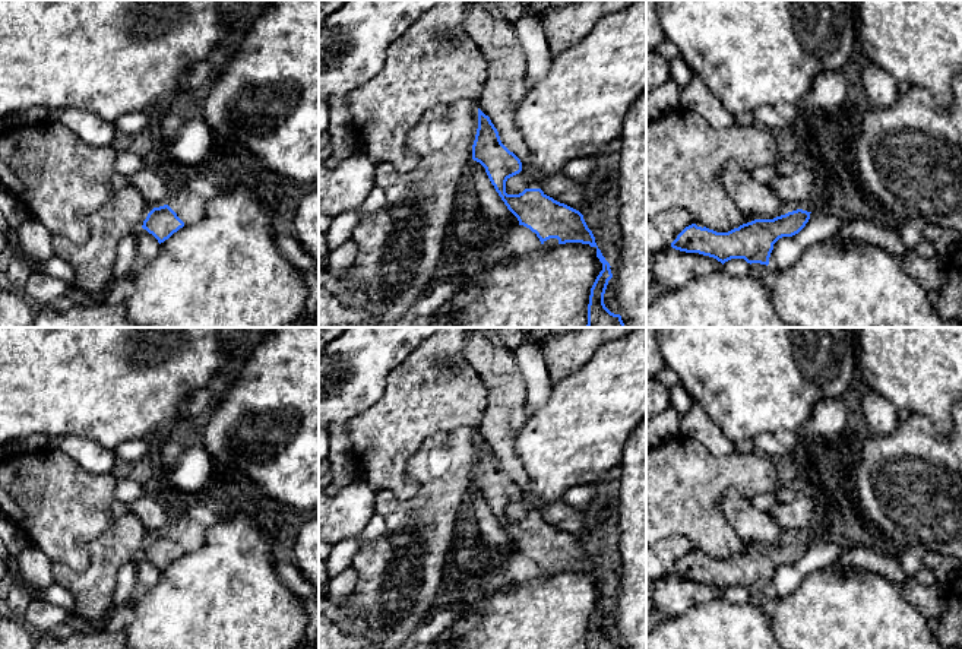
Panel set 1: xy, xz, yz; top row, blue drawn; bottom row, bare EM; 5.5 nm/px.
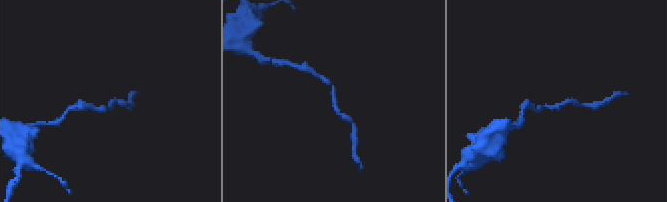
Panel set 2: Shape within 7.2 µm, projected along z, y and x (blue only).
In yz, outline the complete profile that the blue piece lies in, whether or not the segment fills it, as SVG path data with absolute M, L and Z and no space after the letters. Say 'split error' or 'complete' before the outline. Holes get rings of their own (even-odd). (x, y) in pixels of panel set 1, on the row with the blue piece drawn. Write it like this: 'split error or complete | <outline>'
complete | M803 209L773 219L754 219L728 232L716 232L692 224L686 227L671 247L686 253L699 253L721 262L744 259L747 263L769 265L773 244L782 237L798 234L810 219Z

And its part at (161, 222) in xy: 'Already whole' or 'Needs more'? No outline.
Already whole

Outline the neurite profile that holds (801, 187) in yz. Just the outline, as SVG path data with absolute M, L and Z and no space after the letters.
M797 165L792 174L779 177L768 186L781 200L794 208L801 208L813 203L819 196L822 177L810 167Z

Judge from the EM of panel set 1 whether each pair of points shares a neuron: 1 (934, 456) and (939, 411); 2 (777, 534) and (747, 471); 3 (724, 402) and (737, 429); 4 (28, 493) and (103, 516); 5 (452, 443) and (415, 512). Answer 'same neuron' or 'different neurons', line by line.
1: different neurons
2: different neurons
3: same neuron
4: same neuron
5: same neuron

